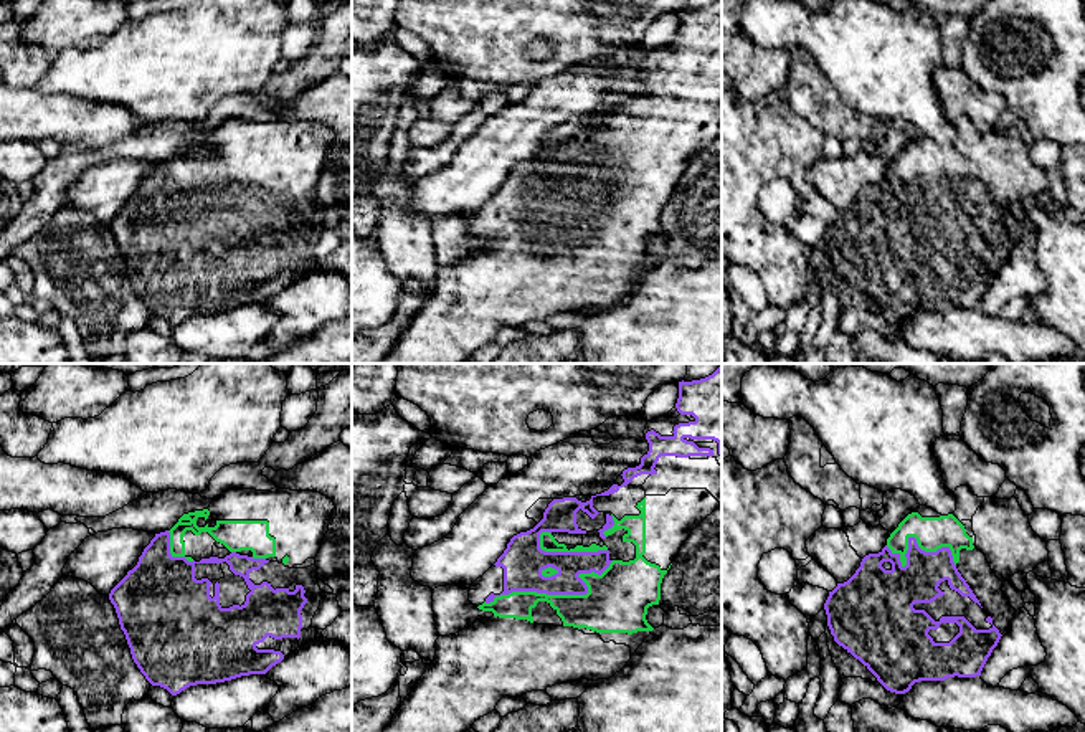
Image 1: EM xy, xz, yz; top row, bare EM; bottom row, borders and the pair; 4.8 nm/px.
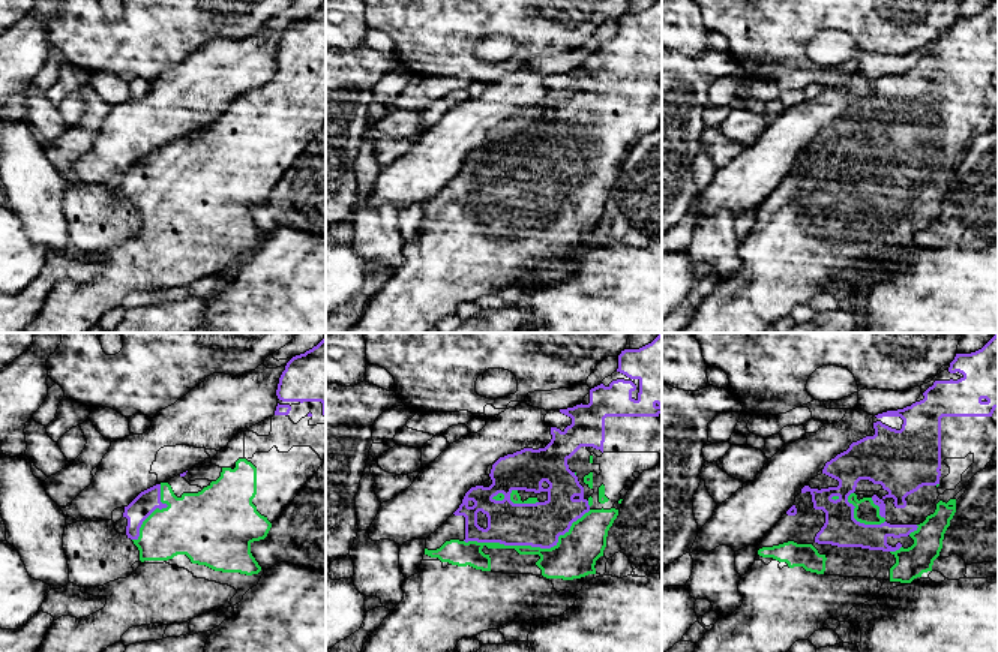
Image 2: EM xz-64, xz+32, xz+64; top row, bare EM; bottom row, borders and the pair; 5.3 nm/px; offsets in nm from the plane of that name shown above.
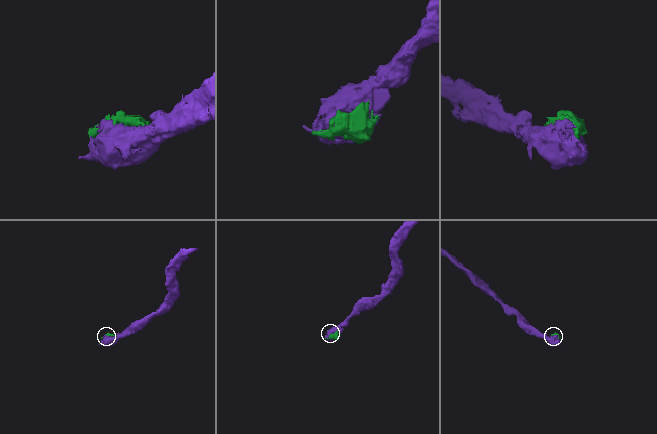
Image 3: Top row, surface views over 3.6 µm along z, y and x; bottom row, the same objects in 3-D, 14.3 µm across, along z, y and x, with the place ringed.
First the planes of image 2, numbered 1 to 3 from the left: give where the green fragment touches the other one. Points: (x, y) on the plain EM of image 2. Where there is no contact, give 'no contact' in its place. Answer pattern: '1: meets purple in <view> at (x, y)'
1: meets purple in xz-64 at (156, 171)
2: meets purple in xz+32 at (529, 209)
3: meets purple in xz+64 at (856, 185)

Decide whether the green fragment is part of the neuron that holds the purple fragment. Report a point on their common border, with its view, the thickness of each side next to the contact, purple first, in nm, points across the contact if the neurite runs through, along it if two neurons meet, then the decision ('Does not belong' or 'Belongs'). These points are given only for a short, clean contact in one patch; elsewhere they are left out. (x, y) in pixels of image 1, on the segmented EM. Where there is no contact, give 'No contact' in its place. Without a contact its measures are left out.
Touches purple at xz (560, 594). Thickness 200 nm (purple) against 260 nm. Belongs

